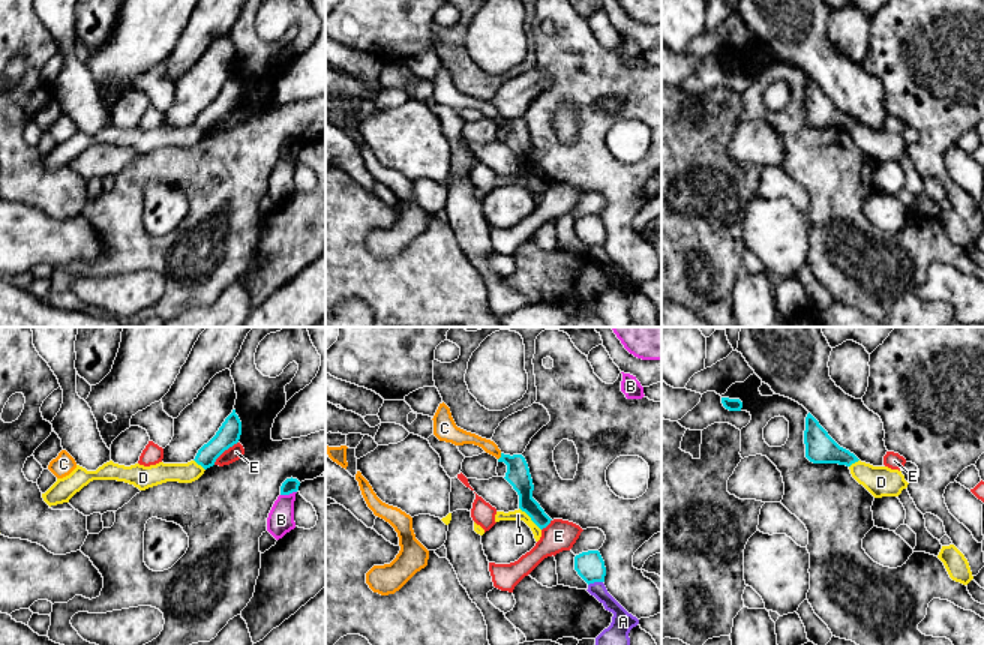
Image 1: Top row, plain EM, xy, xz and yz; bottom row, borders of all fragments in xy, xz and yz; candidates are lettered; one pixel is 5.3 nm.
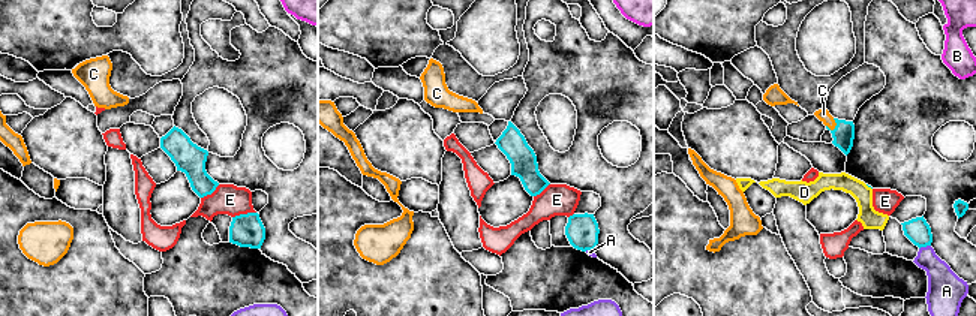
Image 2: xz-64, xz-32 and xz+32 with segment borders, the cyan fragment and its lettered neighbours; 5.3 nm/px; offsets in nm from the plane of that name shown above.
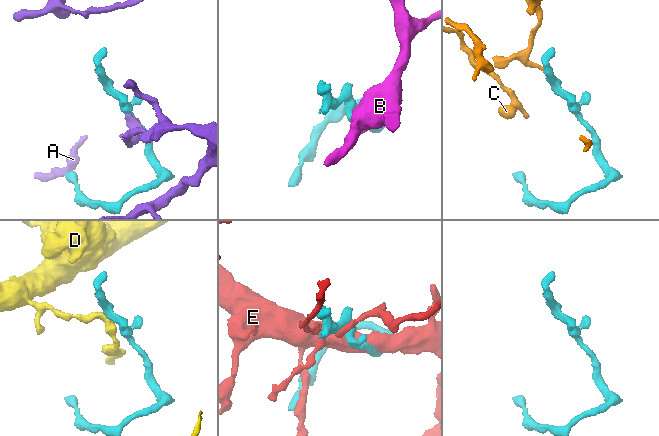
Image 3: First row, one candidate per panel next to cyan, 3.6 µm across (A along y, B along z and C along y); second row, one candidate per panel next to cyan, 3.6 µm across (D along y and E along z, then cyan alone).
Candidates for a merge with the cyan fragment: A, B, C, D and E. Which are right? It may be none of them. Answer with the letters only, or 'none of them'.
C

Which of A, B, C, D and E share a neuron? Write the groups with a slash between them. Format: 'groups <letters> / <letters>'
groups A / B / C / D / E

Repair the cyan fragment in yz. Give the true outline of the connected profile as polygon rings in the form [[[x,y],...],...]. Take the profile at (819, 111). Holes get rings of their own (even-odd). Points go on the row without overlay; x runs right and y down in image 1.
[[[808,76],[804,94],[806,122],[813,128],[838,128],[850,130],[860,123],[840,111],[819,86]]]

